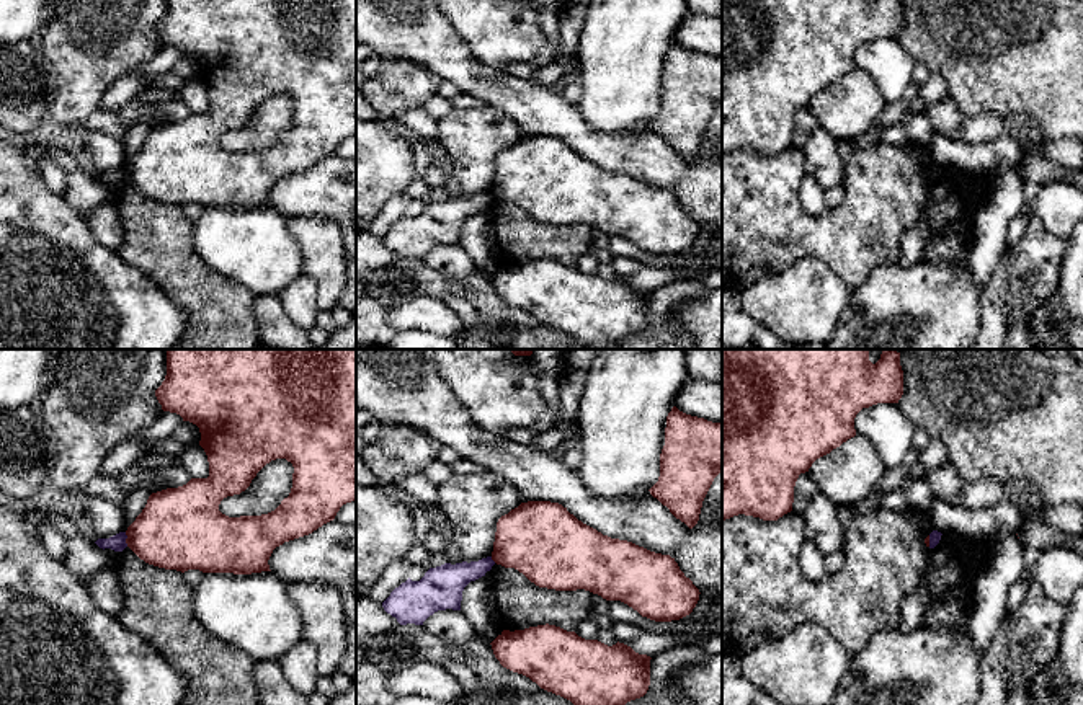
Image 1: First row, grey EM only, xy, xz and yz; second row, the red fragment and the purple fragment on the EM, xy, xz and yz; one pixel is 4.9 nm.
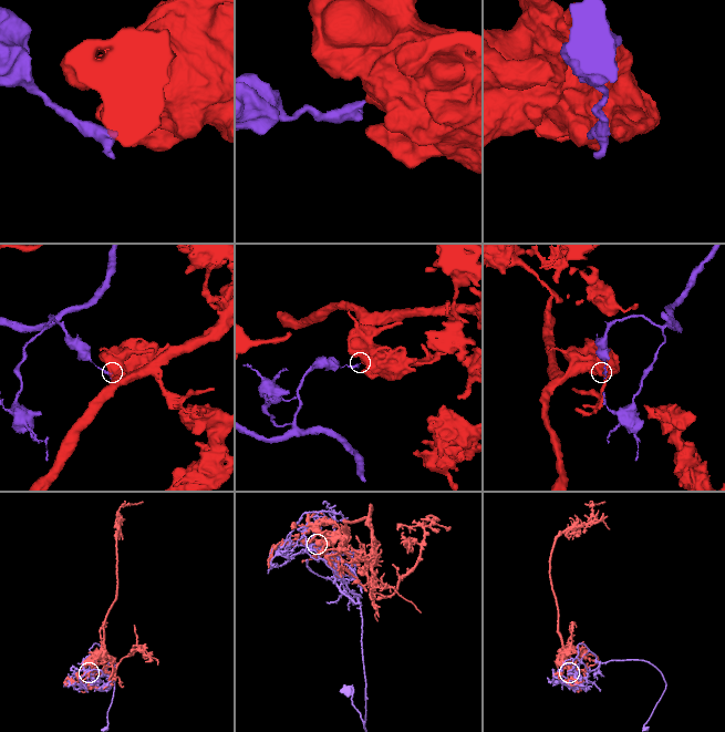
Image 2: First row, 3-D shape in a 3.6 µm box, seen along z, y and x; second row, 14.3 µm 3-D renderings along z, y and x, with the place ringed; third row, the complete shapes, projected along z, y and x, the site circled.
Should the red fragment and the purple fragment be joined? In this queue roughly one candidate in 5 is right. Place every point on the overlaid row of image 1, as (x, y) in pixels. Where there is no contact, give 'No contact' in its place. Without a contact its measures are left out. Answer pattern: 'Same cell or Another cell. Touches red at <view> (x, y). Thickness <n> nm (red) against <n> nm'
Another cell. Touches red at xy (126, 539). Thickness 380 nm (red) against 80 nm

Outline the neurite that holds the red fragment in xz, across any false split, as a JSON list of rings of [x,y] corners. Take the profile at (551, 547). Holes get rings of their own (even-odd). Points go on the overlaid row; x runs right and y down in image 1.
[[[528,501],[497,522],[492,560],[515,568],[539,588],[585,589],[606,601],[621,601],[655,622],[680,620],[693,612],[699,589],[680,570],[675,558],[611,539],[583,524],[559,503]]]

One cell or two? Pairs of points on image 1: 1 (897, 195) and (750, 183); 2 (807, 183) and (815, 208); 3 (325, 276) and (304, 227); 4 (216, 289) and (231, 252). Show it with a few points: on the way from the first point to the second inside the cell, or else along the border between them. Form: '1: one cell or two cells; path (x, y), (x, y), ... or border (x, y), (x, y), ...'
1: one cell; path (861, 230), (799, 232), (786, 219)
2: one cell; path (809, 190), (812, 201)
3: one cell; path (325, 265), (322, 247), (316, 239)
4: two cells; border (195, 248), (211, 268), (242, 284), (254, 296)

